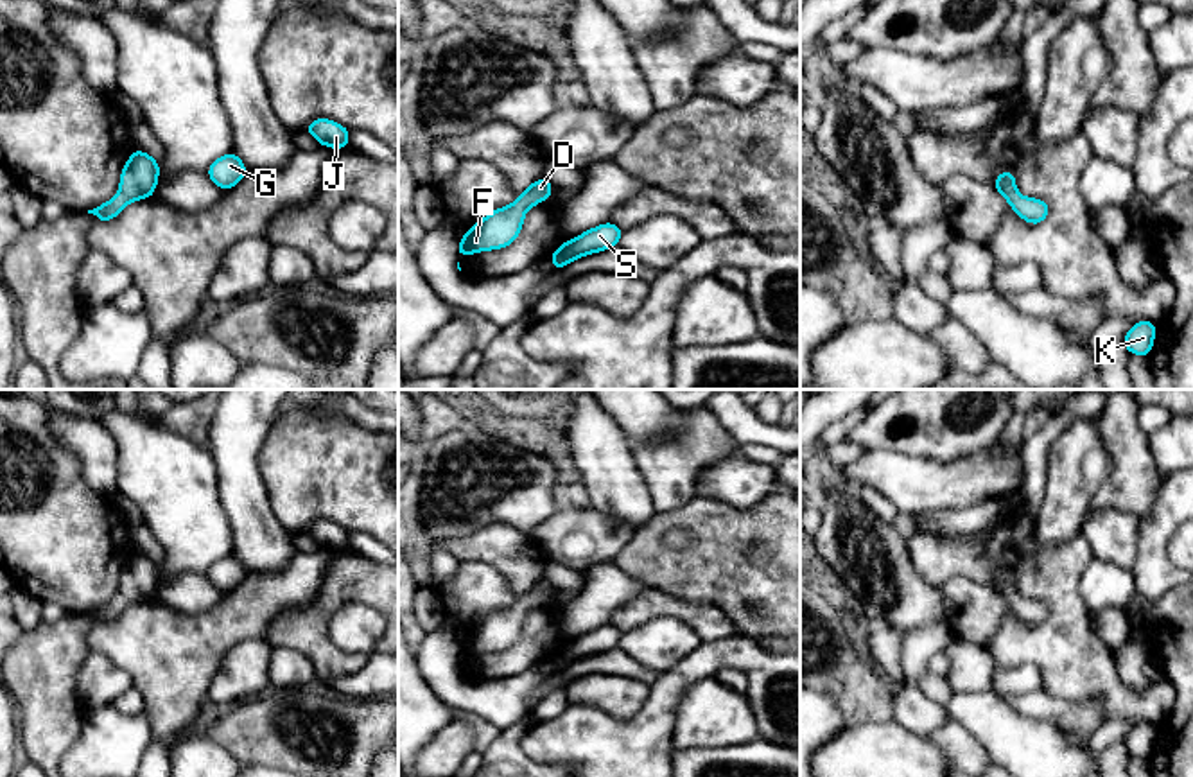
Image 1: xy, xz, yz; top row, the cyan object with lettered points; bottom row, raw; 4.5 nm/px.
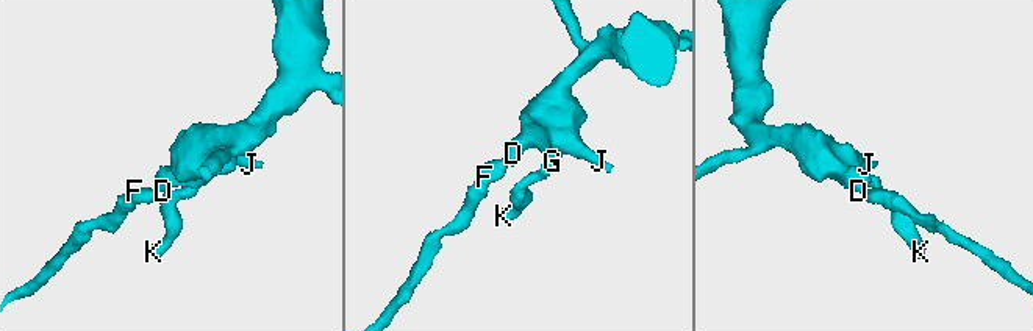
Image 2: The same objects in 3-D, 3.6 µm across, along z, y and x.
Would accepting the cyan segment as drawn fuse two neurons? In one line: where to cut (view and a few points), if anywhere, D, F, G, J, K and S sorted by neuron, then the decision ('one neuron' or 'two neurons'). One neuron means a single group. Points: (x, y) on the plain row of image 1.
no cut; D F G J K S; one neuron

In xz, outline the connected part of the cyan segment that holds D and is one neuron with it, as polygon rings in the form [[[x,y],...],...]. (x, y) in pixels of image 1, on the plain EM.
[[[542,578],[531,585],[517,603],[488,615],[483,623],[474,626],[457,648],[457,660],[488,651],[502,651],[509,648],[522,632],[526,612],[553,598],[551,583]]]

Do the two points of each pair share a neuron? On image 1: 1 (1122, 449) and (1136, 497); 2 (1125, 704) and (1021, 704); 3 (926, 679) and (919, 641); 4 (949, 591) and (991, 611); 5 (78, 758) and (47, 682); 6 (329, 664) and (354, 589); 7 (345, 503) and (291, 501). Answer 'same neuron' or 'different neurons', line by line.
1: same neuron
2: different neurons
3: same neuron
4: same neuron
5: different neurons
6: same neuron
7: same neuron

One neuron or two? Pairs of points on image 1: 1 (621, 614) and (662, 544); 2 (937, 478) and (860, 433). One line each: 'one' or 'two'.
1: two
2: two

